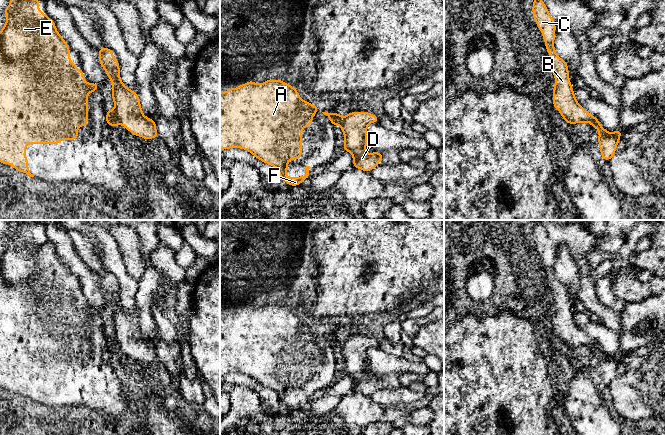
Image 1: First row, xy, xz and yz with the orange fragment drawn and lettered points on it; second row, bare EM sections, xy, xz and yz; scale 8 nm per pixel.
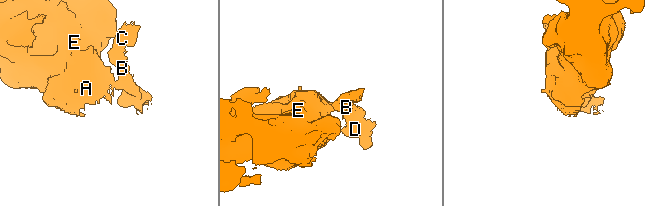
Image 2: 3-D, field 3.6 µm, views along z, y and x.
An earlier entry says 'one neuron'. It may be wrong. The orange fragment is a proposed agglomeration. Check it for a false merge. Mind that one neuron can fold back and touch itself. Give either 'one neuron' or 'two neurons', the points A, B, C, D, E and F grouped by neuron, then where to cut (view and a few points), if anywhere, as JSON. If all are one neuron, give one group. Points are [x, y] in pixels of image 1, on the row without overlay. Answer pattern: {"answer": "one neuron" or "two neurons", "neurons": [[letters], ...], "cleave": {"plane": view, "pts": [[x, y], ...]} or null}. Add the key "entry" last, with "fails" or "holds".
{"answer": "two neurons", "neurons": [["A", "E", "F"], ["B", "C", "D"]], "cleave": {"plane": "xy", "pts": [[114, 333], [120, 347]]}, "entry": "fails"}

